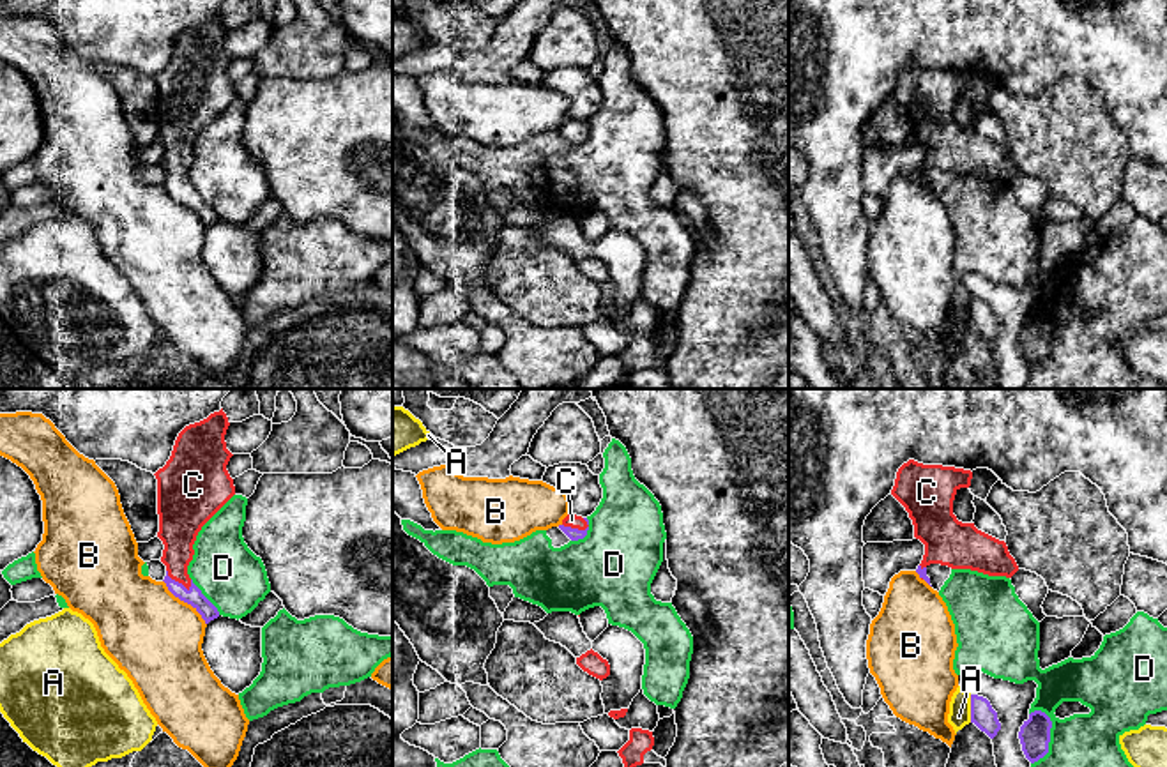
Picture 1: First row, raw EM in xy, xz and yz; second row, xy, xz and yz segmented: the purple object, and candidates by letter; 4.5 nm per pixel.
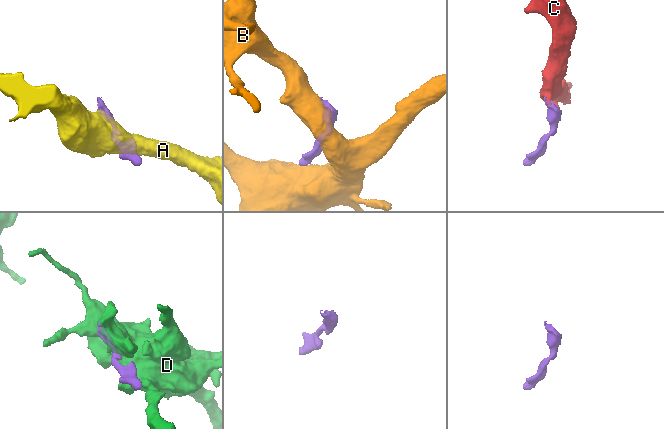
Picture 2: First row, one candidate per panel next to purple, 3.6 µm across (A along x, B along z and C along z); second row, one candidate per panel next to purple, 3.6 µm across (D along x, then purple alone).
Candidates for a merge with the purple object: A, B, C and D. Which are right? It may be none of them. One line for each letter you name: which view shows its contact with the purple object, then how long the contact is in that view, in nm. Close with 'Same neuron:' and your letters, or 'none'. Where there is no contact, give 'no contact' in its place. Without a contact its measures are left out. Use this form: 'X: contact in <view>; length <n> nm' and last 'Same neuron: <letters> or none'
C: contact in xy; length 140 nm
Same neuron: C

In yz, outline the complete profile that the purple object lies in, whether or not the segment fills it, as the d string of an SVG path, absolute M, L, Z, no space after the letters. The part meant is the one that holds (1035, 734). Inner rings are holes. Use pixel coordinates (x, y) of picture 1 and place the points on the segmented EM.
M1041 710L1031 712L1029 719L1020 726L1018 739L1022 751L1031 763L1038 762L1049 753L1050 728L1052 721Z

